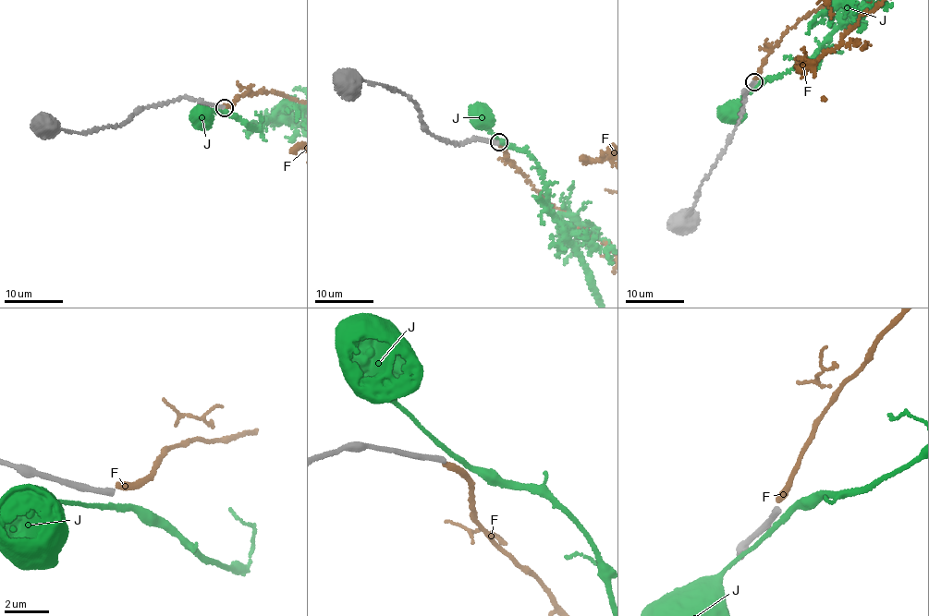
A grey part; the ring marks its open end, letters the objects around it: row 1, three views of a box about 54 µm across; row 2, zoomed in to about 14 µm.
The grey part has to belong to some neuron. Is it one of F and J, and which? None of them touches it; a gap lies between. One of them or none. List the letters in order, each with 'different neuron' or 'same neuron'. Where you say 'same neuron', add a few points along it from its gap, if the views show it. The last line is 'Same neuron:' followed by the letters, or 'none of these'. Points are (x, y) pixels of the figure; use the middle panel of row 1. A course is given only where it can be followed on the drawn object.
F: different neuron
J: different neuron
Same neuron: none of these

